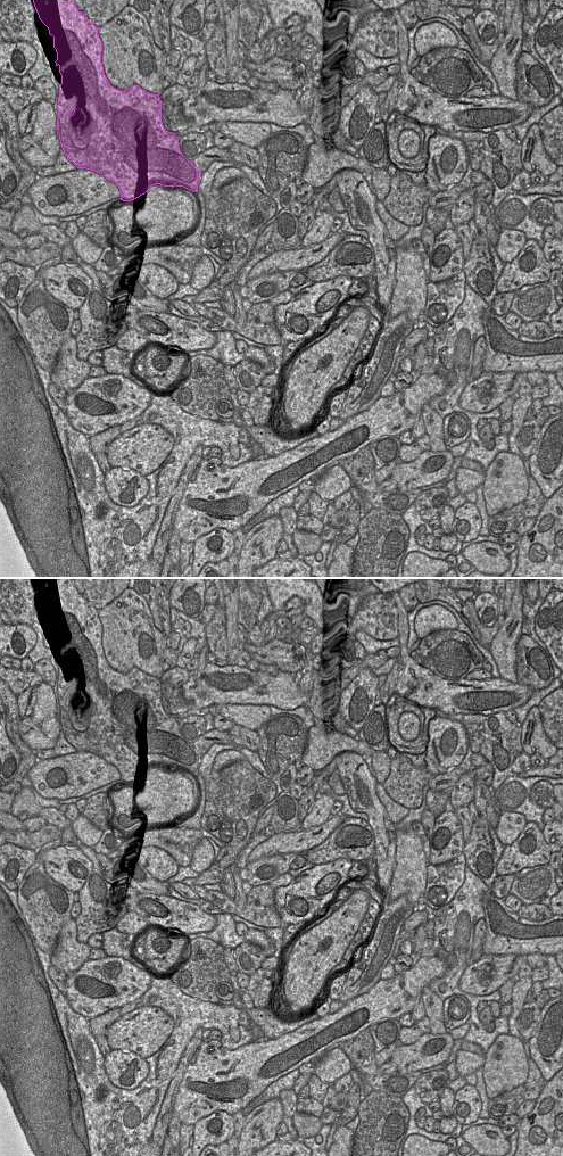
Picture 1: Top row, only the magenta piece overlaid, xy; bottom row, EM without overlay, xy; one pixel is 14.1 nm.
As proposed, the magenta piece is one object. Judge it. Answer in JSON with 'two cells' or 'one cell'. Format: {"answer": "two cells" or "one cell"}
{"answer": "two cells"}

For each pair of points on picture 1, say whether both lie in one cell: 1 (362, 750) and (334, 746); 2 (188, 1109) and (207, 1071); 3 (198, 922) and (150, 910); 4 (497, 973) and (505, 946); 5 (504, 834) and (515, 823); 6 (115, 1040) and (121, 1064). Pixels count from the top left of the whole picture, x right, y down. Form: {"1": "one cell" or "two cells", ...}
{"1": "one cell", "2": "one cell", "3": "one cell", "4": "two cells", "5": "one cell", "6": "two cells"}

